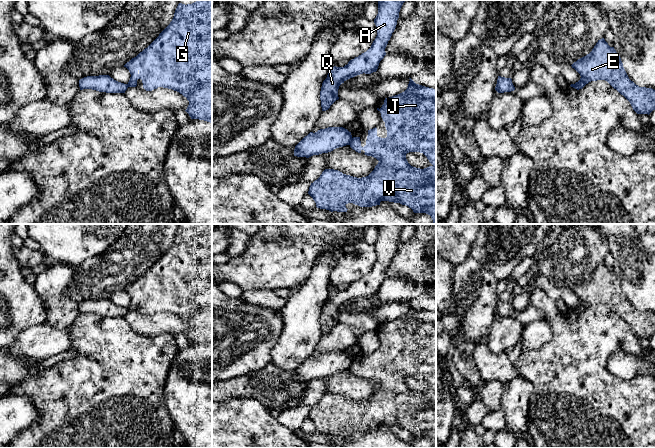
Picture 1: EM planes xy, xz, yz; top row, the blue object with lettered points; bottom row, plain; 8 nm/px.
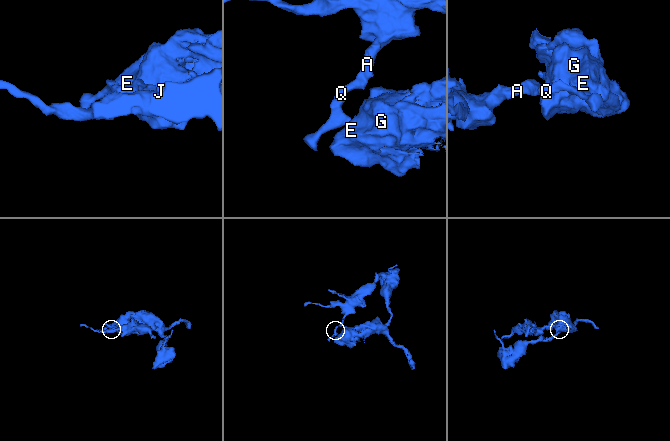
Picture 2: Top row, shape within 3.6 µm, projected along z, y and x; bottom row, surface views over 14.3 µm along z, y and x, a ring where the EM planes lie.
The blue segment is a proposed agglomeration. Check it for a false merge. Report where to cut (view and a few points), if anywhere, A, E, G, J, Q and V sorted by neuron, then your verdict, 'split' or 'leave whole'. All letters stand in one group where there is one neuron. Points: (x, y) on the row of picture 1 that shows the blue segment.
cut xz (352, 138), (349, 144); groups A Q / E G J V; split

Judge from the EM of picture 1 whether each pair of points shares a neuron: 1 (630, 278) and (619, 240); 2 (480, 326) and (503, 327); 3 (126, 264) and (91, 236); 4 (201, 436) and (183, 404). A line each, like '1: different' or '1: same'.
1: same
2: different
3: different
4: same

